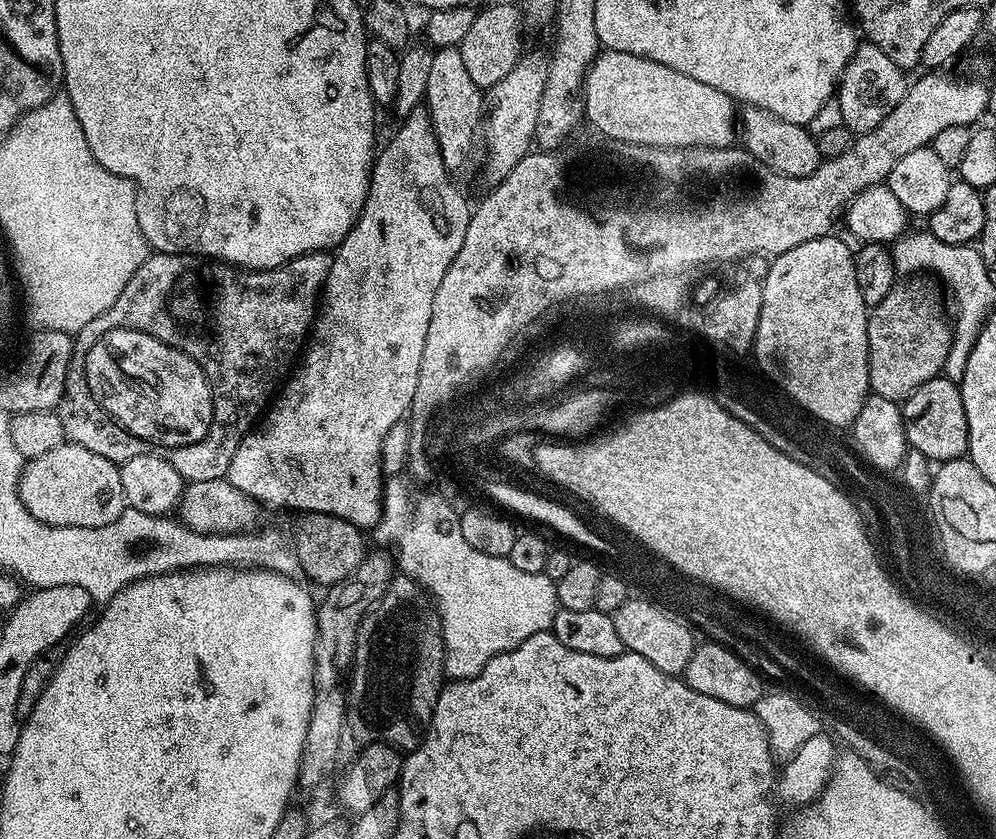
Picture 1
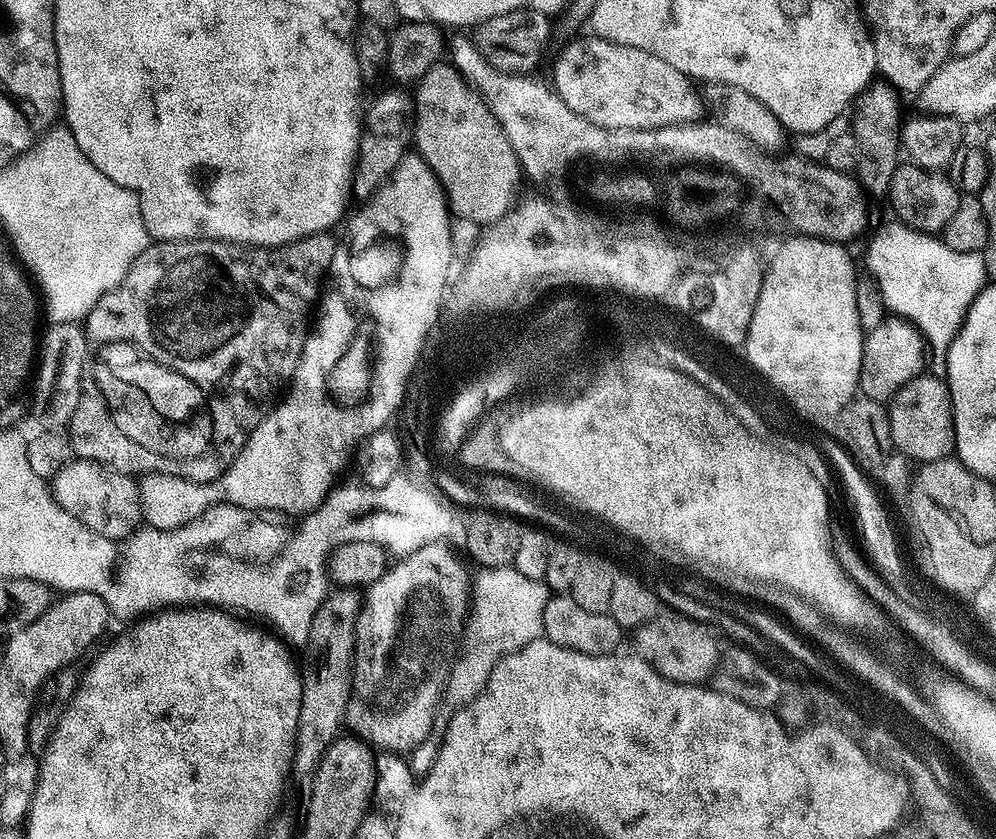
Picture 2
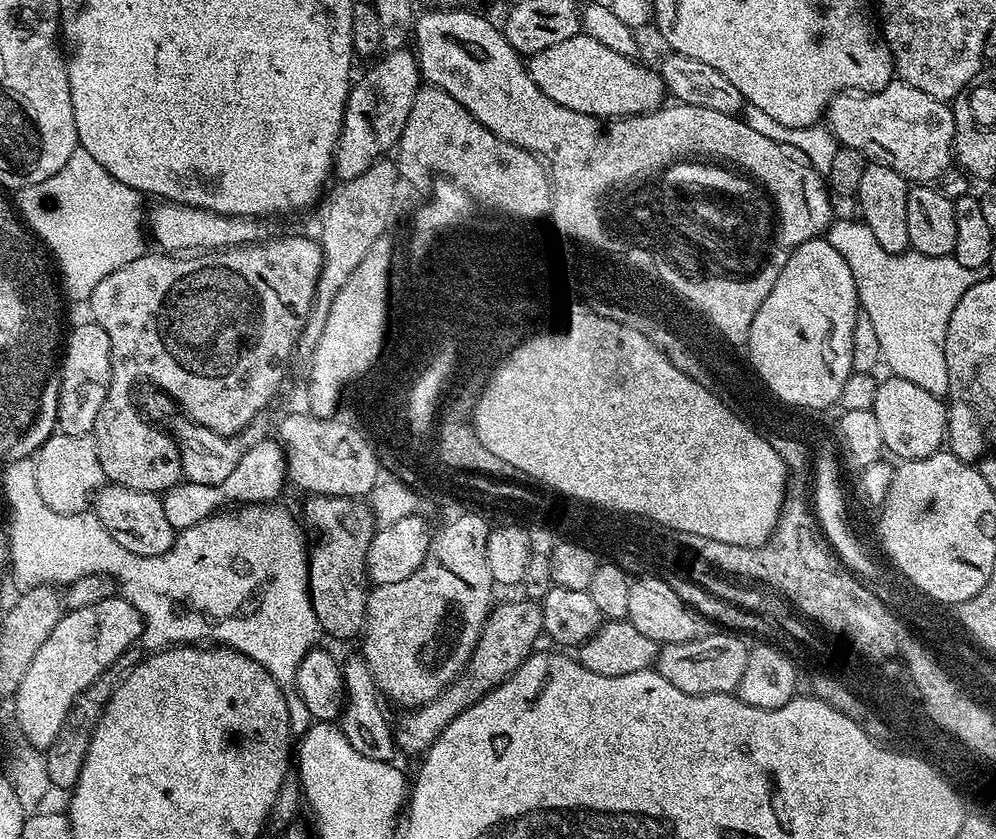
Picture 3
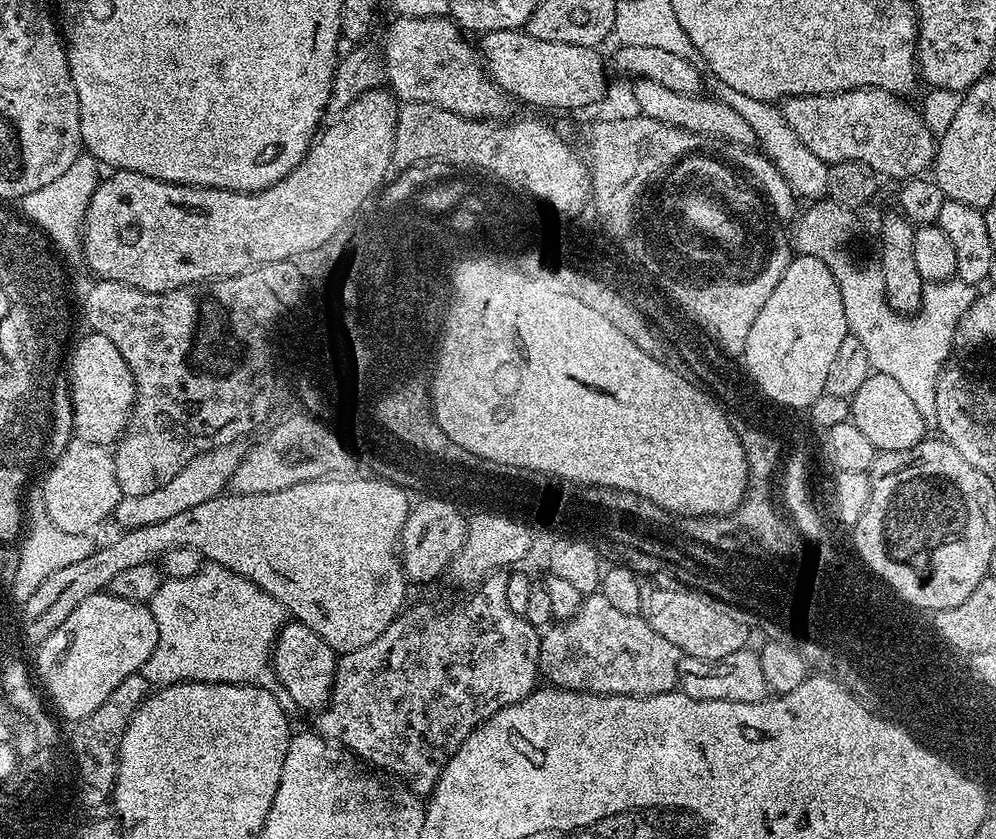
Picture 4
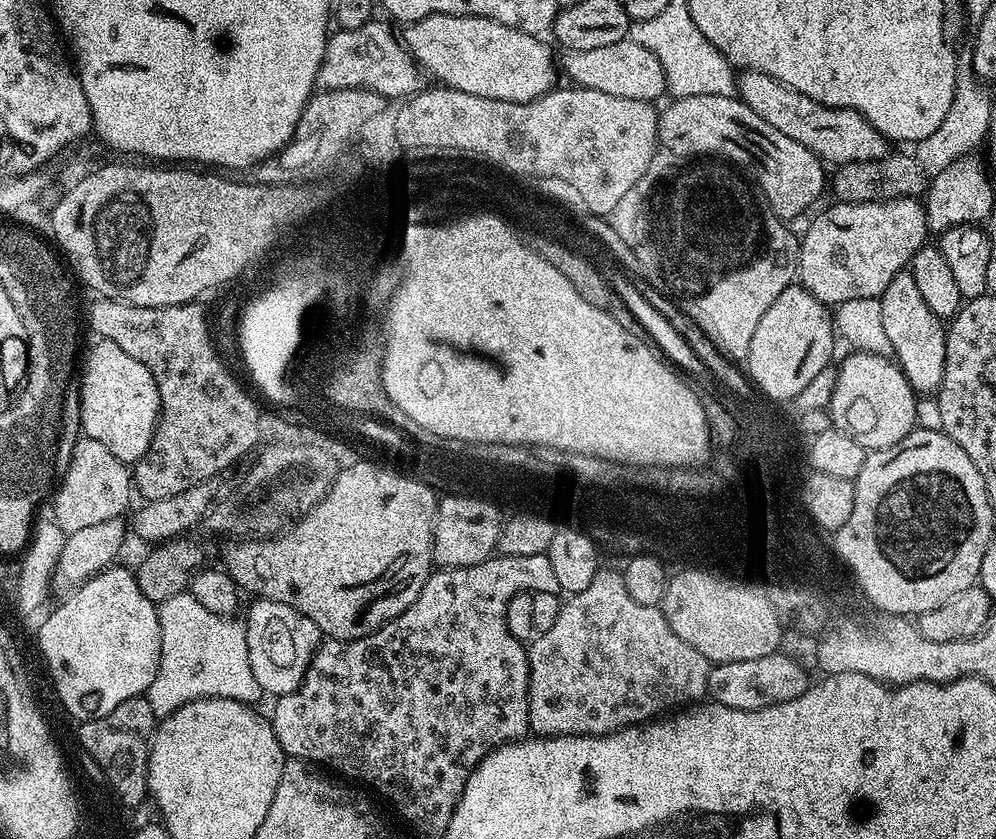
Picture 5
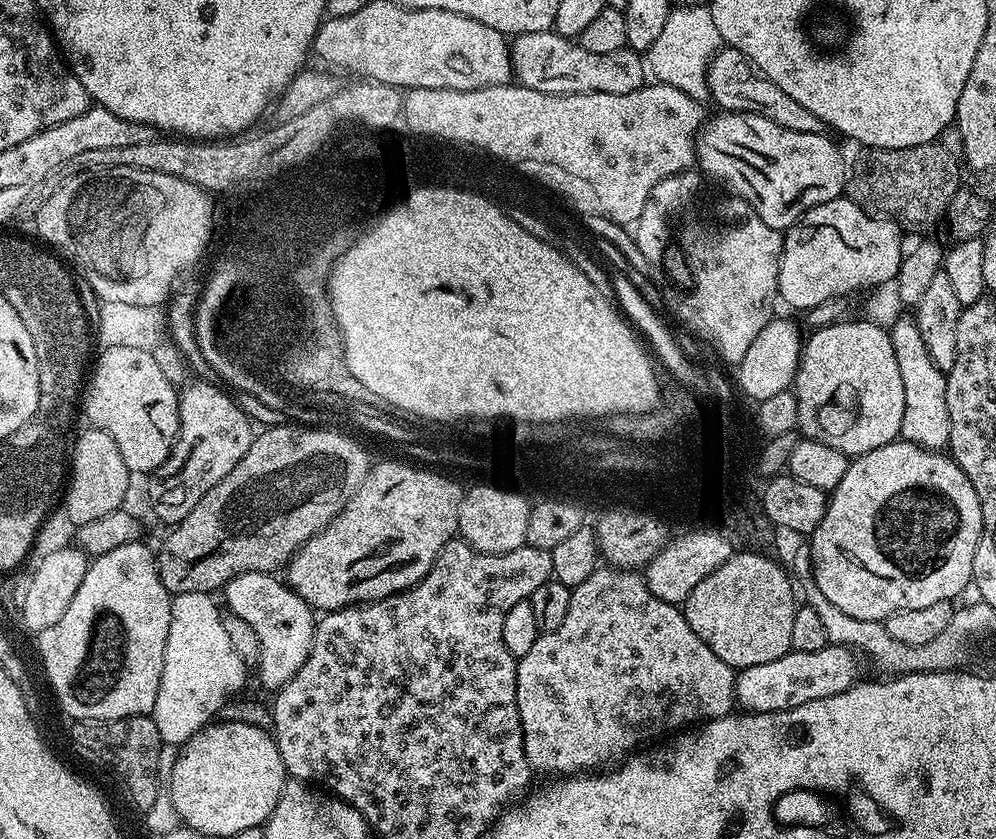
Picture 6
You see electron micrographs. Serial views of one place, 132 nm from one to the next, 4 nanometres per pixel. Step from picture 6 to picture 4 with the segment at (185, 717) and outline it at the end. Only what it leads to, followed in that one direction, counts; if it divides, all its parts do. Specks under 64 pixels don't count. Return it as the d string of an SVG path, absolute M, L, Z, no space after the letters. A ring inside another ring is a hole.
M208 562L192 576L165 579L154 594L150 607L158 626L158 642L154 646L154 654L150 654L142 669L149 685L181 684L183 680L197 680L203 684L253 684L270 690L289 718L297 715L294 698L286 694L286 686L280 684L280 677L271 665L276 638L286 624L286 609L282 602L264 592L253 580L220 564Z

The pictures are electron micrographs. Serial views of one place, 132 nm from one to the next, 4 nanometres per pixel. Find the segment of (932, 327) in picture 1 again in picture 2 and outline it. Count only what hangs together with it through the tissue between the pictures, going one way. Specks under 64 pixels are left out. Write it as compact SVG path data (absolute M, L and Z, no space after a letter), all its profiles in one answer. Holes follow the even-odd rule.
M886 318L878 330L867 333L860 367L860 396L881 402L891 401L897 390L906 386L926 368L926 346L914 324L899 318Z

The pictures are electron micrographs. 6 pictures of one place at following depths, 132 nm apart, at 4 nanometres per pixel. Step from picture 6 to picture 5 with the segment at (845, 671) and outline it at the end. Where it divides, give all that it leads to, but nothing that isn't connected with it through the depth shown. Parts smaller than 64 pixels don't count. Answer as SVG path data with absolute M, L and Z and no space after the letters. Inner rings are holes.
M783 650L766 654L766 658L749 658L746 662L712 664L708 670L708 696L715 703L734 710L762 710L806 694L810 687L808 672L805 665Z

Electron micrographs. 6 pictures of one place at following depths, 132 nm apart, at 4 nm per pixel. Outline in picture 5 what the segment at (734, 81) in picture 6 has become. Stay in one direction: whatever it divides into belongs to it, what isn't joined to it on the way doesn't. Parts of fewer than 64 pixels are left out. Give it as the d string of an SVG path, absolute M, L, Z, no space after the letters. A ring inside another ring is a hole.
M741 71L736 77L736 90L738 98L746 106L750 106L750 110L754 110L758 118L763 118L767 124L774 126L774 130L786 134L786 138L802 142L802 146L806 146L806 150L814 153L825 165L866 162L889 155L889 141L884 139L882 133L866 117L854 110L828 108L761 72Z

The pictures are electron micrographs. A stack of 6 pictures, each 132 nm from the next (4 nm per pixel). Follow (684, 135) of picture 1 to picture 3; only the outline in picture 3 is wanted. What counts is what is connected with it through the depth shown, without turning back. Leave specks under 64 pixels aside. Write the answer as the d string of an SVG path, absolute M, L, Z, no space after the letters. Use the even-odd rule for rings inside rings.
M581 34L566 38L566 42L558 42L558 46L550 46L550 50L534 54L526 67L530 78L534 78L538 90L542 90L546 98L554 98L554 102L587 116L619 118L641 116L665 103L666 89L659 71L652 69L651 72L640 63Z

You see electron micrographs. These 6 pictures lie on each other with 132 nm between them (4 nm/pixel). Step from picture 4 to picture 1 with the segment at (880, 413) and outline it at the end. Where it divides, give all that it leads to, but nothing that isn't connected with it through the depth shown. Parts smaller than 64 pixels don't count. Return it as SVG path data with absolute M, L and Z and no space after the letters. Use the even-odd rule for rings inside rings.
M941 374L936 379L918 386L908 399L903 401L904 433L908 447L913 452L920 452L933 462L959 460L968 455L968 423L966 406L962 406L962 394L957 381Z

